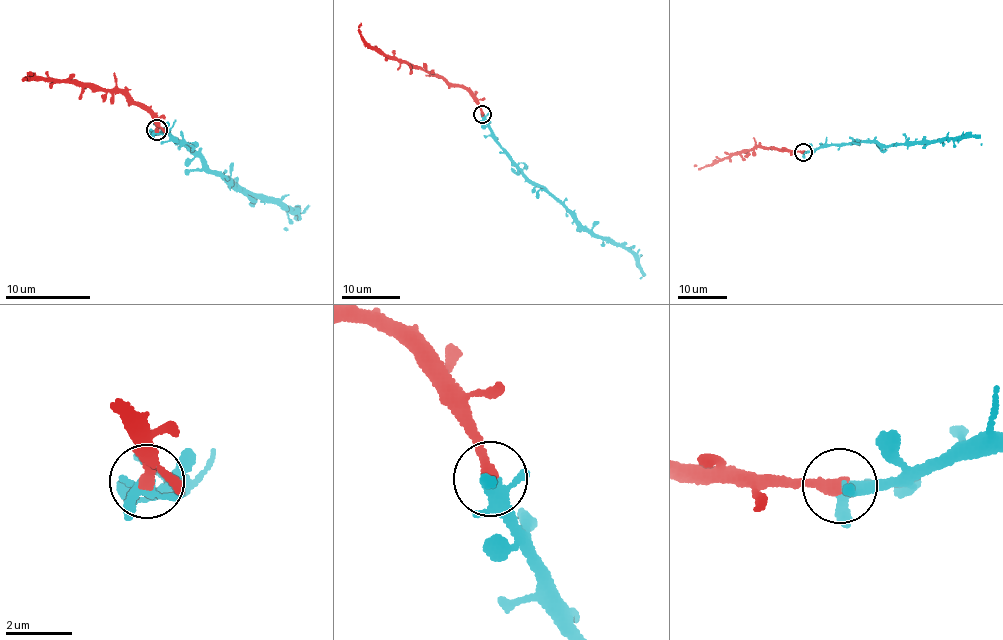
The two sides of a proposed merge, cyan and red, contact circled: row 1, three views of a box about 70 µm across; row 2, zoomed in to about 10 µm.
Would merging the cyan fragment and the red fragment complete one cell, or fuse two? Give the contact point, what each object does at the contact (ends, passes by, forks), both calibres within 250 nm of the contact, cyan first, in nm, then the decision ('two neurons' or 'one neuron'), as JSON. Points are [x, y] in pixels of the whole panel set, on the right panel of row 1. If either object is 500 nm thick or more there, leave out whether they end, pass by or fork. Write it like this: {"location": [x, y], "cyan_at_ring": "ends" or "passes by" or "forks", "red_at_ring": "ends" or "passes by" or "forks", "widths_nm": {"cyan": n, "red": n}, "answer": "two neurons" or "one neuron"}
{"location": [803, 152], "cyan_at_ring": "forks", "red_at_ring": "ends", "widths_nm": {"cyan": 280, "red": 360}, "answer": "one neuron"}

